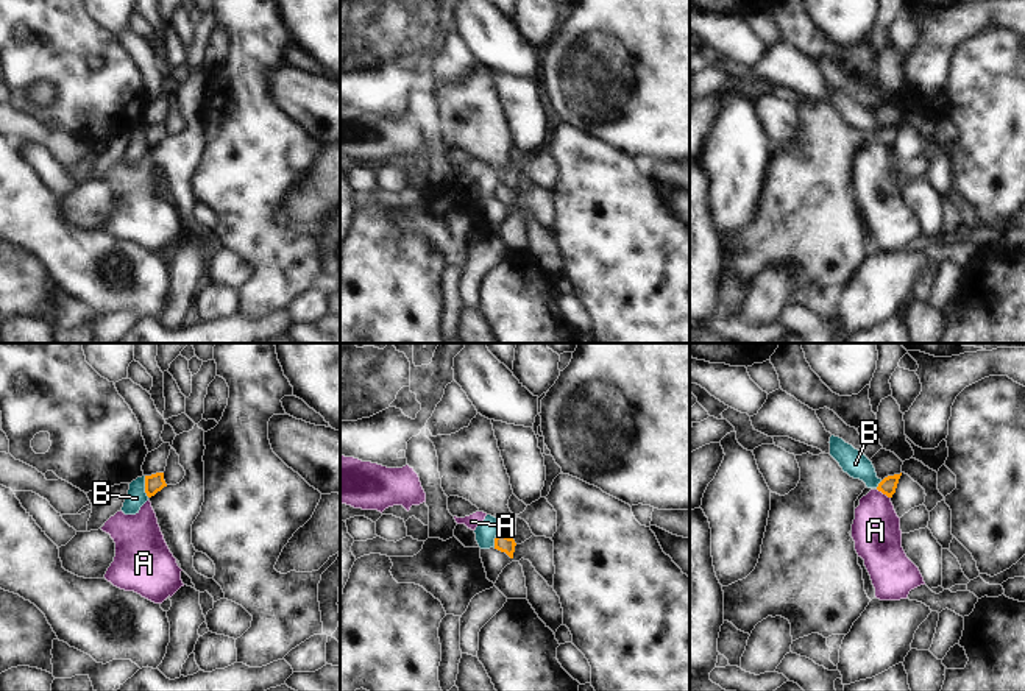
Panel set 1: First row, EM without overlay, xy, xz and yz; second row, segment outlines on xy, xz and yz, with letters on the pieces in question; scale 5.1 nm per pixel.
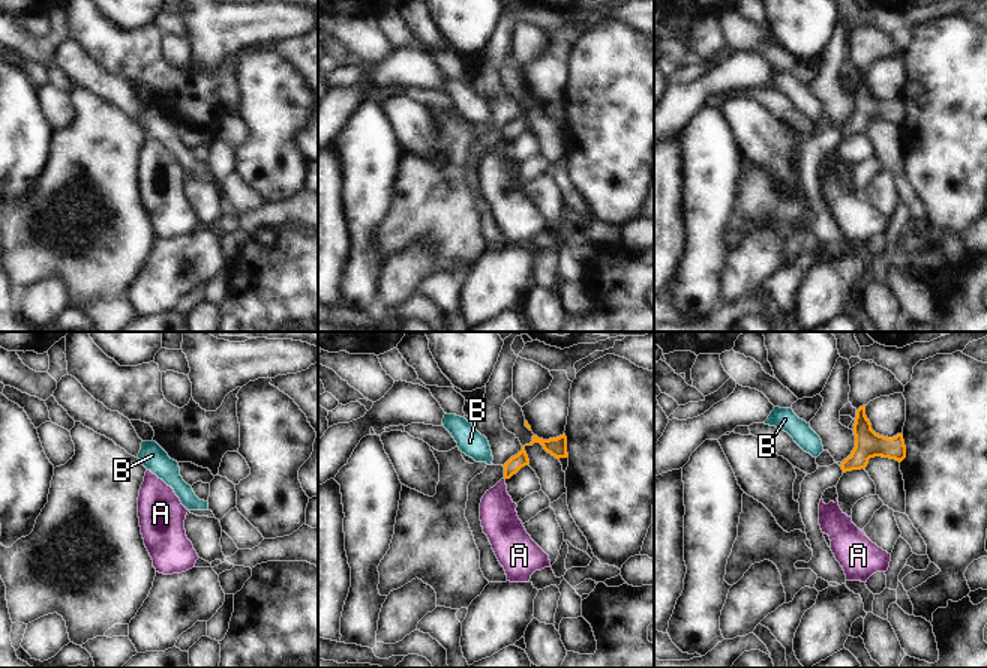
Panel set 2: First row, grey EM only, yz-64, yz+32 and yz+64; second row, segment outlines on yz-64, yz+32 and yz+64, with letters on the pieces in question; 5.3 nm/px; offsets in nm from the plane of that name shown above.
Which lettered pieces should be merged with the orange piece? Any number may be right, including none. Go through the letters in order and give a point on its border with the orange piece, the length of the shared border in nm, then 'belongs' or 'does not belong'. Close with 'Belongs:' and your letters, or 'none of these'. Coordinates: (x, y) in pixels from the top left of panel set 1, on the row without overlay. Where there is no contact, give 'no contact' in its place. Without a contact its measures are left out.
A: yz (883, 144) | 90 nm | belongs
B: xy (145, 138) | 110 nm | does not belong
Belongs: A

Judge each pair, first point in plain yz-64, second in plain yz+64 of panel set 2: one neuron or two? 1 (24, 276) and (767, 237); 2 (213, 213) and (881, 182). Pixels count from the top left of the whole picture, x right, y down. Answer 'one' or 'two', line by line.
1: two
2: one

